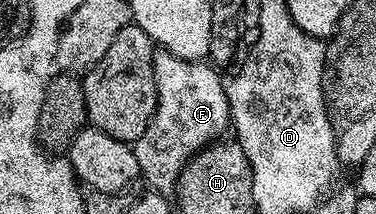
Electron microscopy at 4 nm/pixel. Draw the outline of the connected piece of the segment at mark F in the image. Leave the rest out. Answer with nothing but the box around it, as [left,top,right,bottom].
[133,51,232,195]

